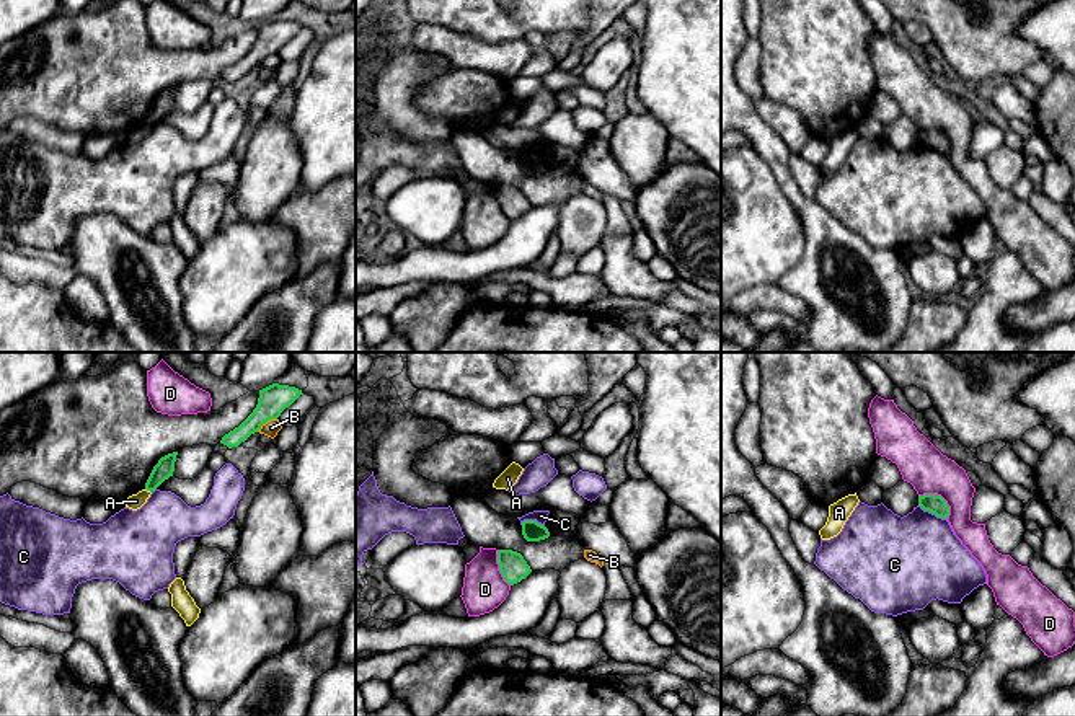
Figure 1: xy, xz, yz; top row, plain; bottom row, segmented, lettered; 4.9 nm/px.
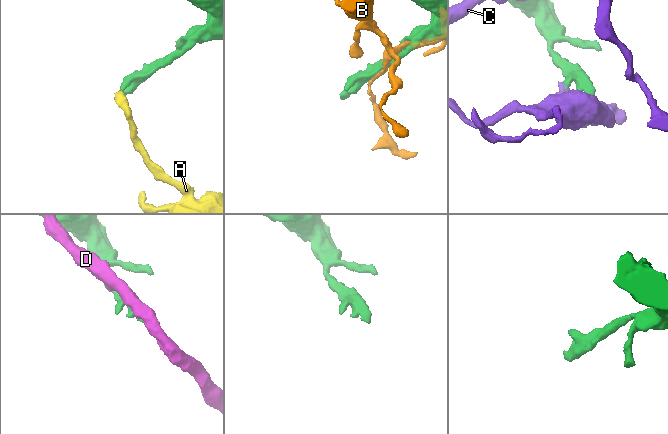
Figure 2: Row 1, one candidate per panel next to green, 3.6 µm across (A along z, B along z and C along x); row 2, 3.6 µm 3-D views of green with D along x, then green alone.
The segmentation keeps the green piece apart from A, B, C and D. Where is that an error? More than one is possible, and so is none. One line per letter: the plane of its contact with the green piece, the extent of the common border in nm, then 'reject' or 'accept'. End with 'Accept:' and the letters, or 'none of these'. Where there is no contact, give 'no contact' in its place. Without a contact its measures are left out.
A: meets green in xy; contact 40 nm long; reject
B: meets green in xy; contact 120 nm long; reject
C: meets green in yz; contact 160 nm long; reject
D: meets green in yz; contact 190 nm long; reject
Accept: none of these

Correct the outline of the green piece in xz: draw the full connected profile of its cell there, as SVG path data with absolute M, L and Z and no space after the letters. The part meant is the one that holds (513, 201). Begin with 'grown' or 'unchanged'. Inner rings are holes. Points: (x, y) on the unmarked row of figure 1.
unchanged; M499 184L498 199L504 215L511 220L520 217L532 207L524 191L512 184Z

